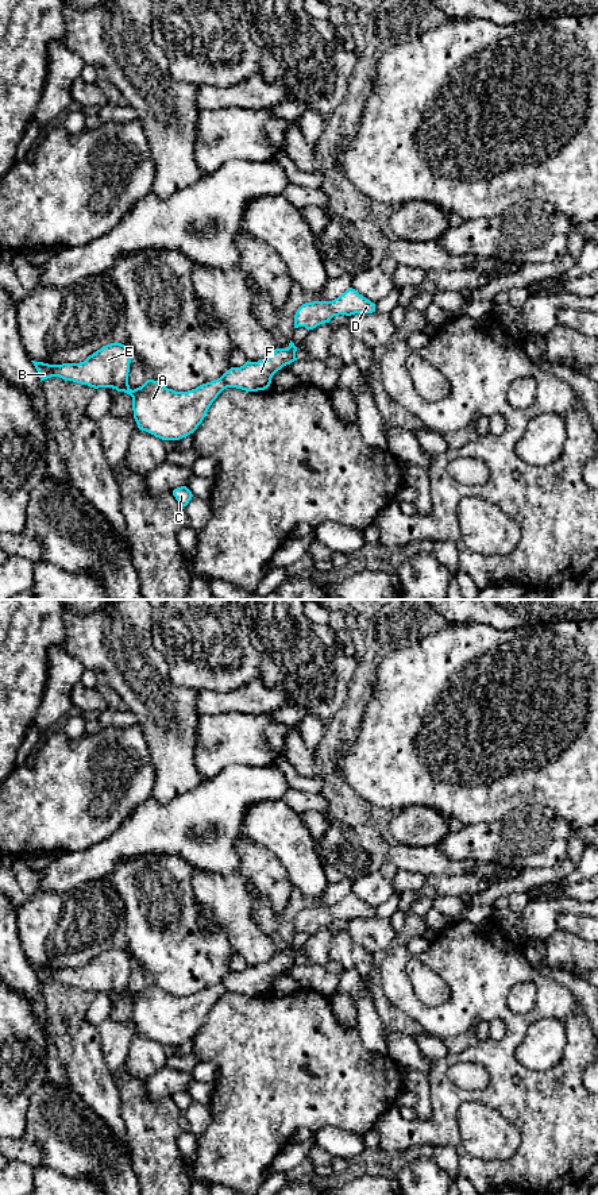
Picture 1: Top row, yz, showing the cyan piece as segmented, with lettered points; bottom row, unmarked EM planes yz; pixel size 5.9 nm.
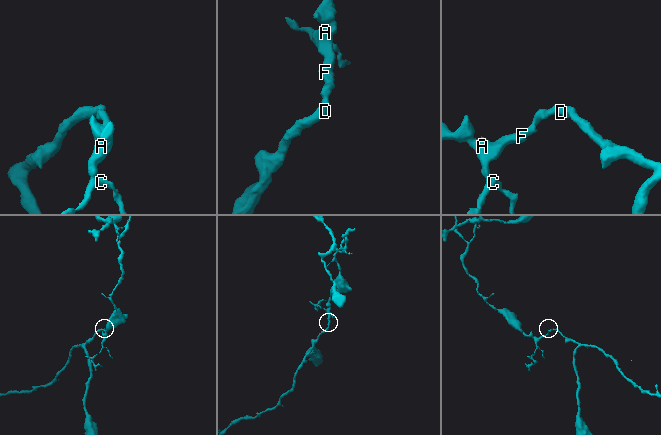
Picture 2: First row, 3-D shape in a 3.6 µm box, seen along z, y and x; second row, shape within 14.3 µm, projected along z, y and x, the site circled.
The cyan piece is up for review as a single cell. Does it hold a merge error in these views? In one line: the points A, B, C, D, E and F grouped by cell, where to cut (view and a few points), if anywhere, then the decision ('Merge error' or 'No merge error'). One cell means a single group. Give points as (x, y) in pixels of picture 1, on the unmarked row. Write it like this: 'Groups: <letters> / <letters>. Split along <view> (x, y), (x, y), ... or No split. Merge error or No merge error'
Groups: A B C D E F. No split. No merge error

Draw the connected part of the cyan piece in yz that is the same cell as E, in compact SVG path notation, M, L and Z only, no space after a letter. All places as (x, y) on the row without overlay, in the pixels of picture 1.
M290 945L288 953L275 953L267 964L247 965L240 972L231 972L220 983L188 997L167 994L154 984L147 984L132 995L128 990L132 960L117 947L103 951L80 968L31 967L40 986L59 982L94 994L112 992L130 999L139 1034L162 1045L180 1045L197 1034L209 1011L224 994L236 992L246 997L267 994L278 975L297 965L296 956L297 952Z

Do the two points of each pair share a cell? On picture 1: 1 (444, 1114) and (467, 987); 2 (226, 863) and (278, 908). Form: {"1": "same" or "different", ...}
{"1": "same", "2": "different"}

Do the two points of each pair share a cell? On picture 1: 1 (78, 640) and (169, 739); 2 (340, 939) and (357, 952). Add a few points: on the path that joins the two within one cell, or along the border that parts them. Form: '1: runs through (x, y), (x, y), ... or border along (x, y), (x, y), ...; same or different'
1: runs through (107, 652), (151, 696), (159, 710); same
2: runs through (344, 943), (352, 951); same

